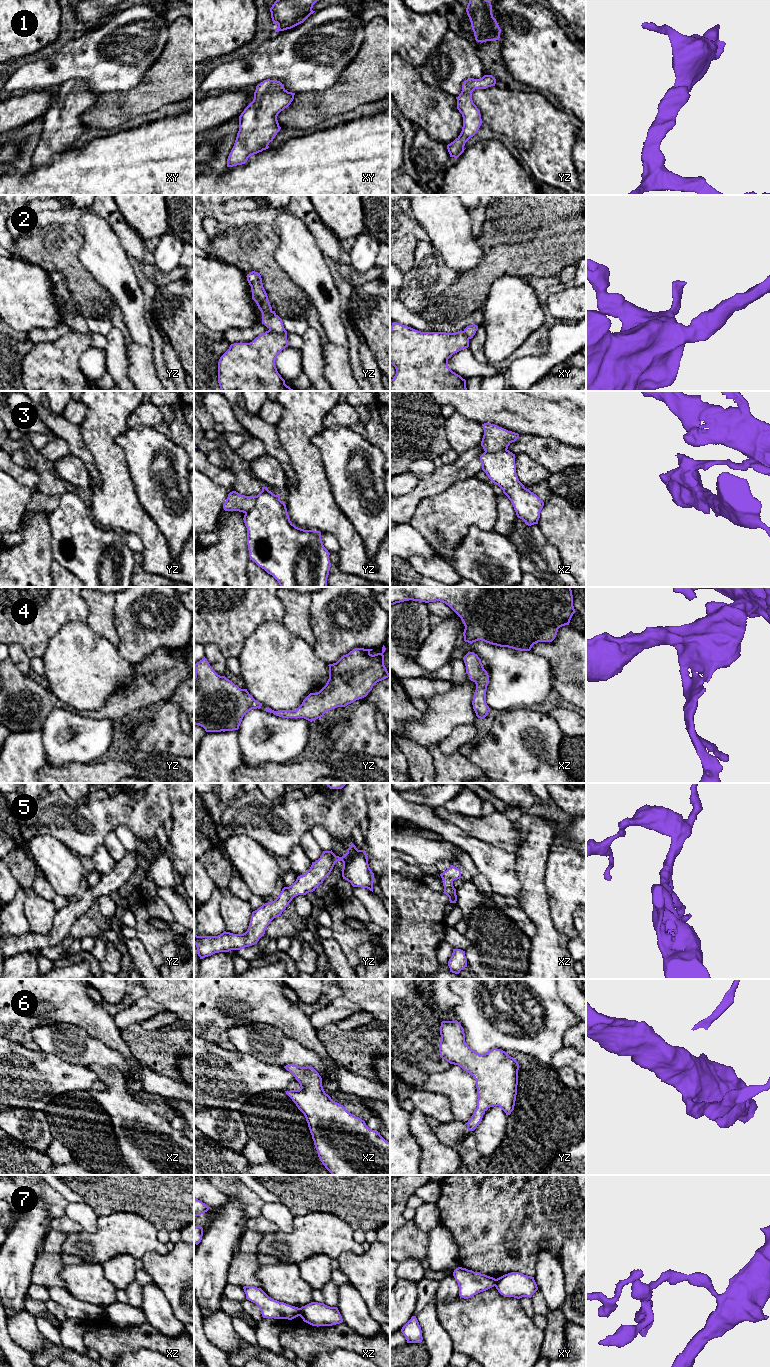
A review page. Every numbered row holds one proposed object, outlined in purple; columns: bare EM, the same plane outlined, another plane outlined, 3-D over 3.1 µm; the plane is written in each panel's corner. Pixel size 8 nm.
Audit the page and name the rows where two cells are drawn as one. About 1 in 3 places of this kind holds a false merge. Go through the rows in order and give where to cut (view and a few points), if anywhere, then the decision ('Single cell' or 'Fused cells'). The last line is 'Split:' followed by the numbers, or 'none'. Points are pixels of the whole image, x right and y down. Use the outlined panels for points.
1: No split. Single cell
2: Split along yz (269, 328), (286, 336). Fused cells
3: No split. Single cell
4: No split. Single cell
5: No split. Single cell
6: No split. Single cell
7: Split along xz (300, 1308), (298, 1315). Fused cells
Split: 2, 7

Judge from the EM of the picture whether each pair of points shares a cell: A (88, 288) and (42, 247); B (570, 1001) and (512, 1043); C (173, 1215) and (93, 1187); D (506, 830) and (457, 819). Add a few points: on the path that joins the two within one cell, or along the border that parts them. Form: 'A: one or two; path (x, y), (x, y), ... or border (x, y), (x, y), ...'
A: one; path (76, 276), (54, 253)
B: two; border (557, 989), (560, 999), (575, 1014)
C: one; path (153, 1195), (145, 1187), (113, 1187)
D: one; path (494, 829), (469, 825)

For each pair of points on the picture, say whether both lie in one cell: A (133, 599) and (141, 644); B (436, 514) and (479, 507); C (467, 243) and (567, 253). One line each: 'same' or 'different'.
A: same
B: same
C: different

